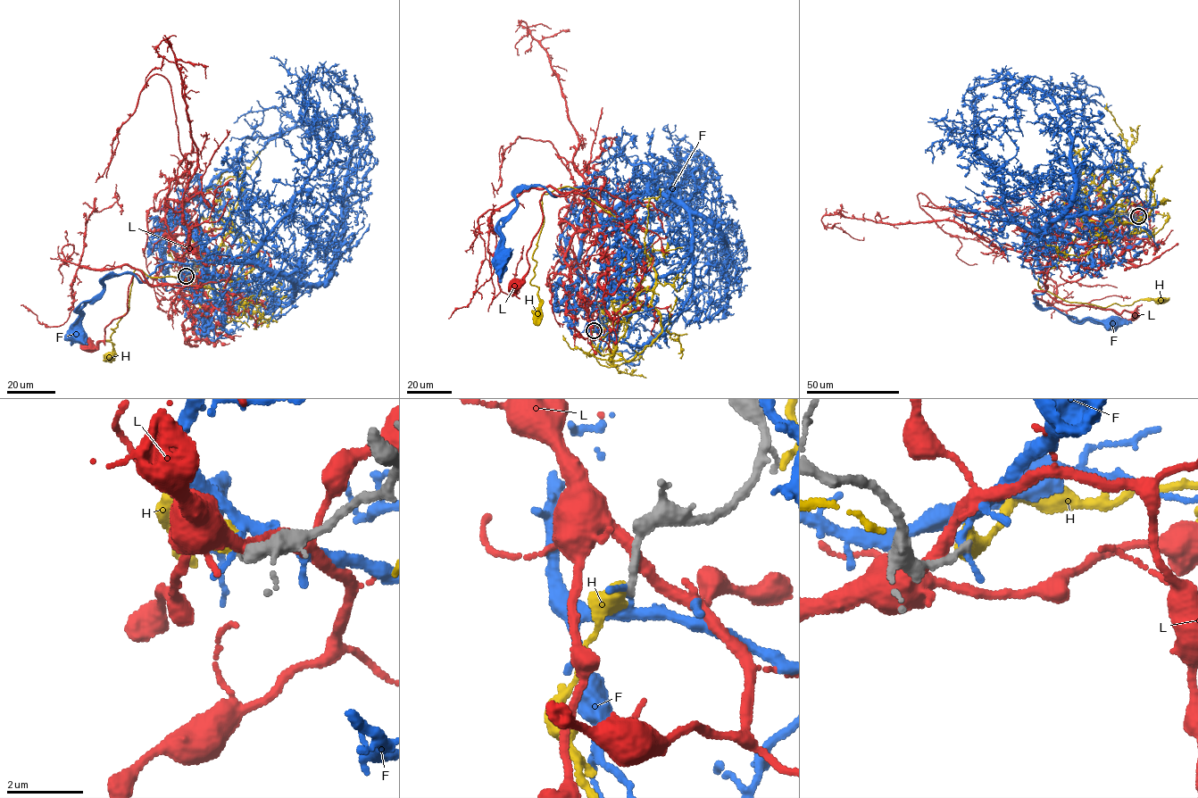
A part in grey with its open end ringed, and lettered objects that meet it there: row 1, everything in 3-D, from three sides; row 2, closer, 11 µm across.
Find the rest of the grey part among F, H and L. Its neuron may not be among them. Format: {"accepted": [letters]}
{"accepted": []}

